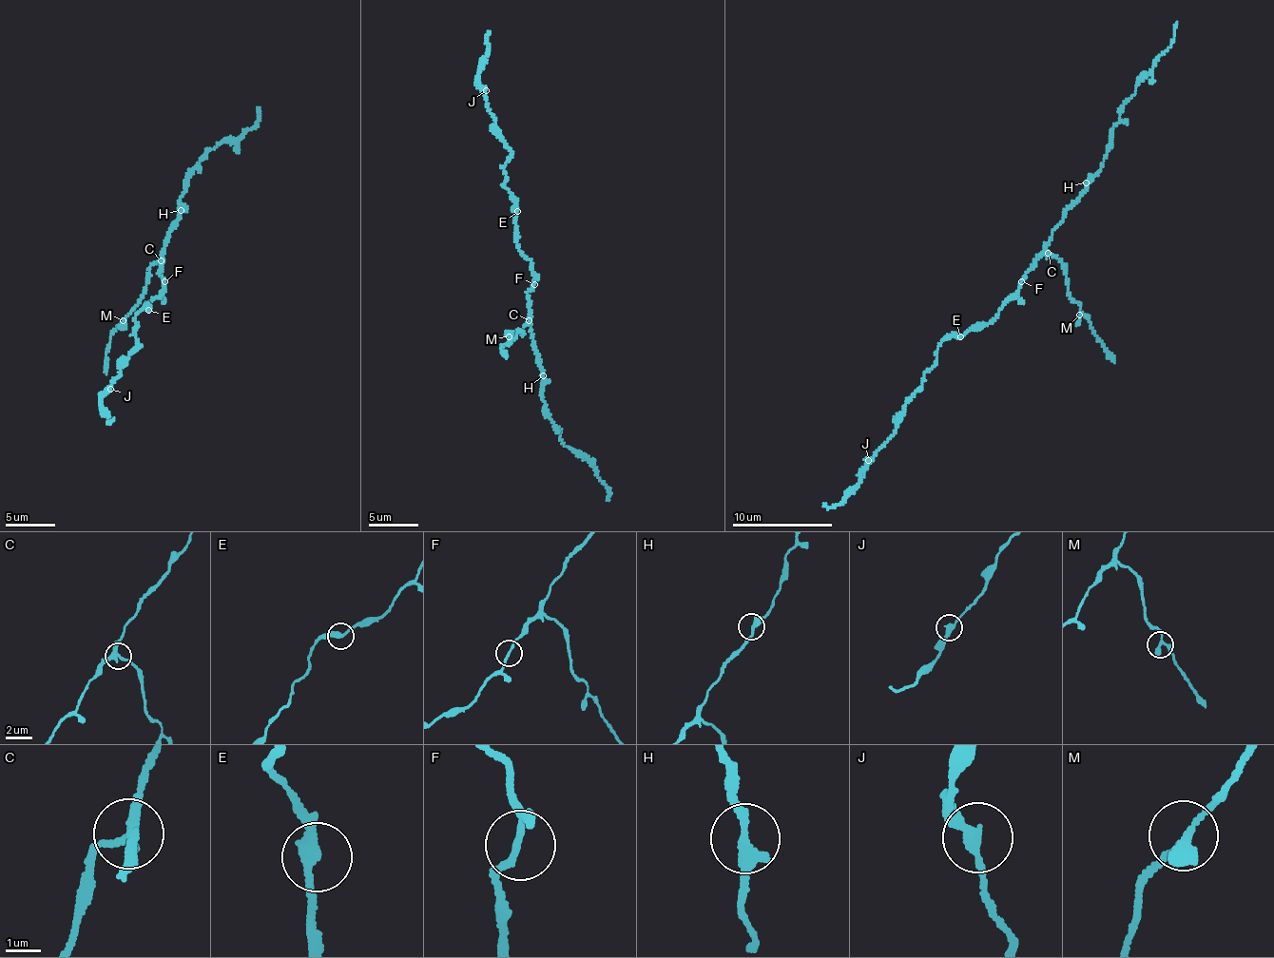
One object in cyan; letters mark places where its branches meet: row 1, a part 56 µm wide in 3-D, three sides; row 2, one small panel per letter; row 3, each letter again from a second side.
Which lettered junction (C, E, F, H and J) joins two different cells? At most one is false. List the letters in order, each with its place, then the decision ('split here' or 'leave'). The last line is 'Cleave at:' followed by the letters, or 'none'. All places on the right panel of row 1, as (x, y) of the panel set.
C: at (1048, 253); split here
E: at (960, 336); leave
F: at (1021, 281); leave
H: at (1086, 182); leave
J: at (868, 460); leave
Cleave at: C

